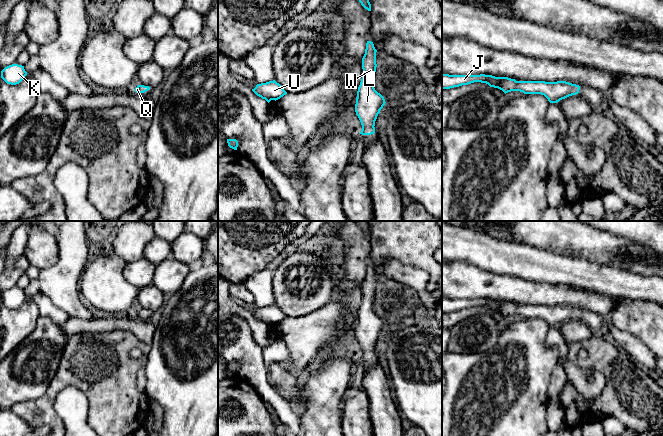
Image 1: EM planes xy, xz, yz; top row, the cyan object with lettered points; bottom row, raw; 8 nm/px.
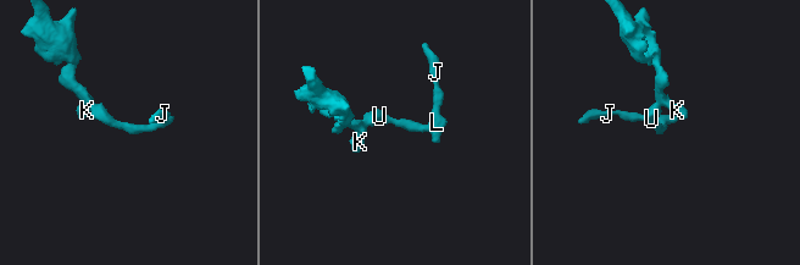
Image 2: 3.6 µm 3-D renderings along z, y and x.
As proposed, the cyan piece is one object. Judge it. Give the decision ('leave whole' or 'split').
leave whole

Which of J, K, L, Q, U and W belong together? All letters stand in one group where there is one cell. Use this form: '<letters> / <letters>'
J K L Q U W

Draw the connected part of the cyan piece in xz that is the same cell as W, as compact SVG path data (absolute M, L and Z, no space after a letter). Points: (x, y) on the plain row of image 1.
M367 265L365 278L362 282L363 298L355 328L355 336L362 349L360 356L362 359L375 357L375 345L386 327L384 321L375 314L373 309L377 291L376 276L373 266Z

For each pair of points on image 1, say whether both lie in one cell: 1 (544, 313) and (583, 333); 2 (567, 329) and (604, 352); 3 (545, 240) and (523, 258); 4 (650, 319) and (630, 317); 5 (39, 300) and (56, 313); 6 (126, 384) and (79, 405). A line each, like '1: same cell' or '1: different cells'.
1: different cells
2: different cells
3: different cells
4: same cell
5: same cell
6: different cells

